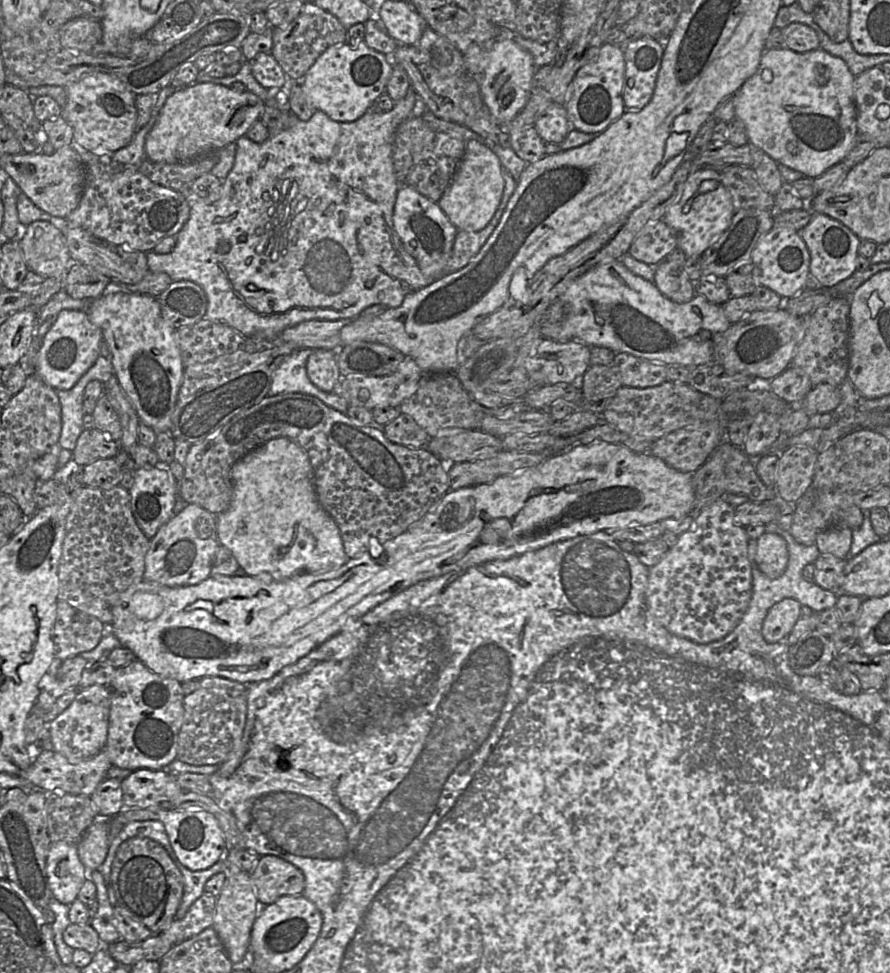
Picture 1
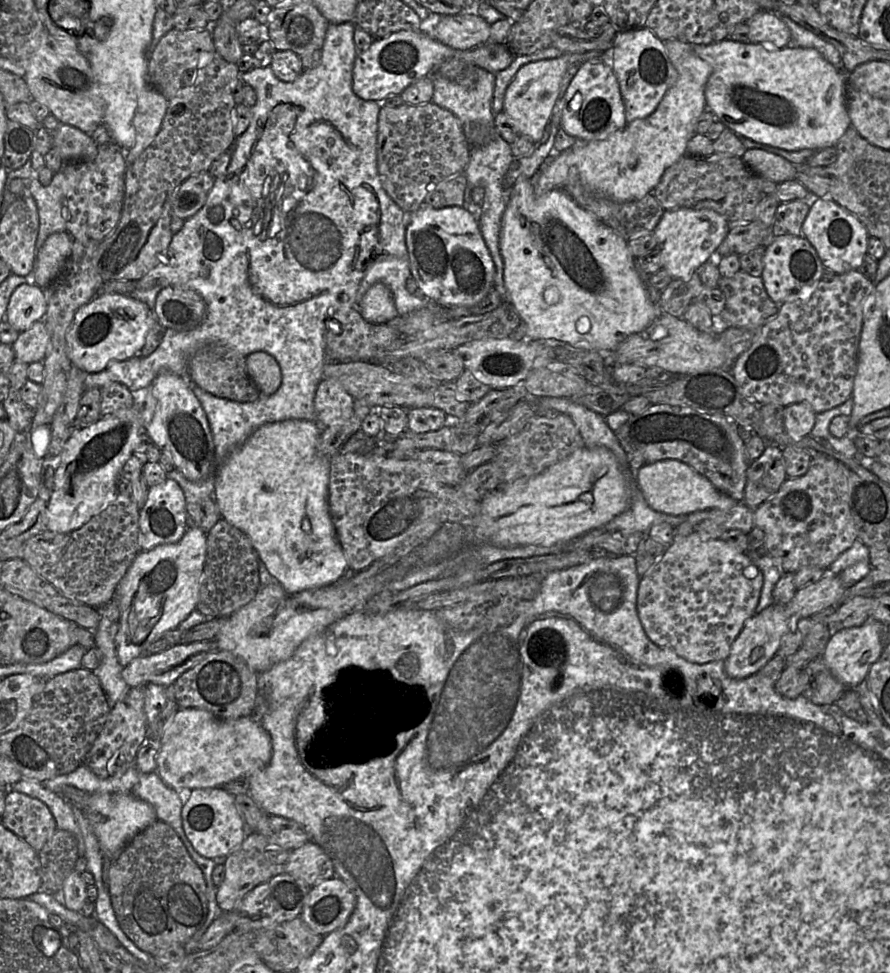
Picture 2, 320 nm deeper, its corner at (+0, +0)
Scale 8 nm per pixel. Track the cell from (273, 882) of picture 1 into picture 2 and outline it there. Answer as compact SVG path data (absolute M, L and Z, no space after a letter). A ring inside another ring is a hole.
M313 841L292 850L282 869L296 879L303 880L309 886L315 886L336 875L332 859Z

